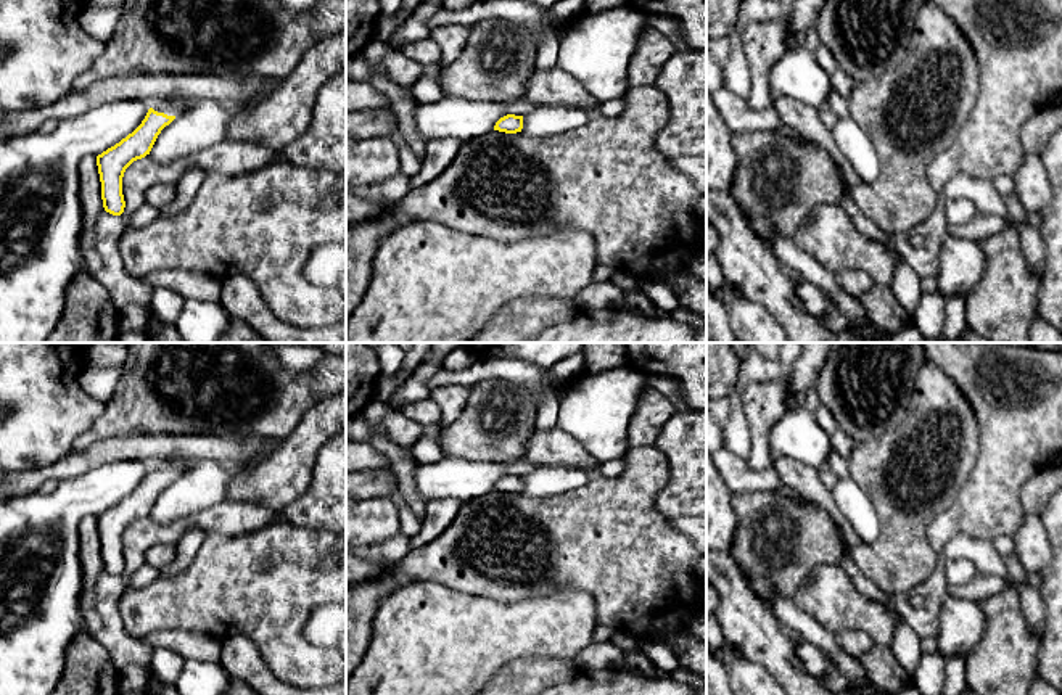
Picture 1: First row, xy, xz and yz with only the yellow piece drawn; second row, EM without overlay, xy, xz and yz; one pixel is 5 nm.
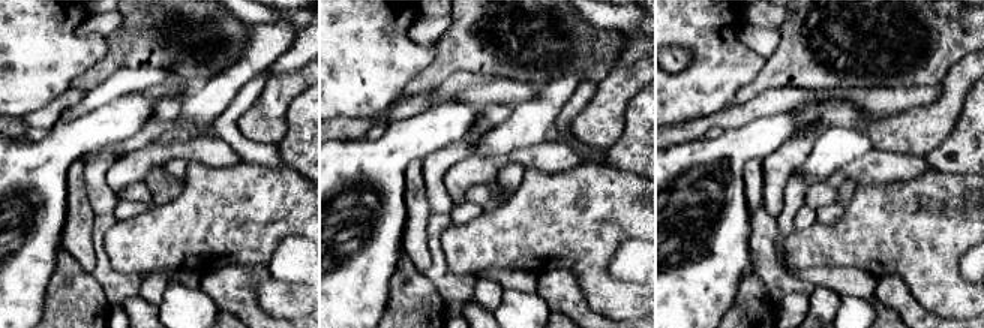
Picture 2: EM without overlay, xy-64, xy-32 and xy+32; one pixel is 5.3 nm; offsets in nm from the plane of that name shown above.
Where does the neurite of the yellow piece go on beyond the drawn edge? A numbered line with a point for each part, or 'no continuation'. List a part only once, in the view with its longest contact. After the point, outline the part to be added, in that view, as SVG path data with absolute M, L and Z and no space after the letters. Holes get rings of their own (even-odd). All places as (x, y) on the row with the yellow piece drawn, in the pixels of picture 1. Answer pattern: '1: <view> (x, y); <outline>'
1: xy (171, 106); M167 98L158 106L153 108L158 113L164 113L167 116L182 116L183 106L179 103L179 98Z

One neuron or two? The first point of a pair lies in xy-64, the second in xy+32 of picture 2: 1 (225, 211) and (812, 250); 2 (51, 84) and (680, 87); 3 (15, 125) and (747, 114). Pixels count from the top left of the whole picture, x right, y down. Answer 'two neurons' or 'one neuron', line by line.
1: one neuron
2: one neuron
3: one neuron

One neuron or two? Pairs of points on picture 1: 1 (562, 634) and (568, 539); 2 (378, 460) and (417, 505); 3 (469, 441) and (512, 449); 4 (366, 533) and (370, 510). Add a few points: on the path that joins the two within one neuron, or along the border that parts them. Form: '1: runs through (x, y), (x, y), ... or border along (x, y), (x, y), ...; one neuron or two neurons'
1: border along (528, 597), (581, 588), (596, 610); two neurons
2: border along (369, 443), (388, 459), (390, 467); two neurons
3: runs through (480, 441), (501, 441); one neuron
4: runs through (366, 528), (370, 515); one neuron

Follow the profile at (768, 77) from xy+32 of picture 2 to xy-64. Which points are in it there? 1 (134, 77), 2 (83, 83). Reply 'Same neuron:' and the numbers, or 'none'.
Same neuron: 2

